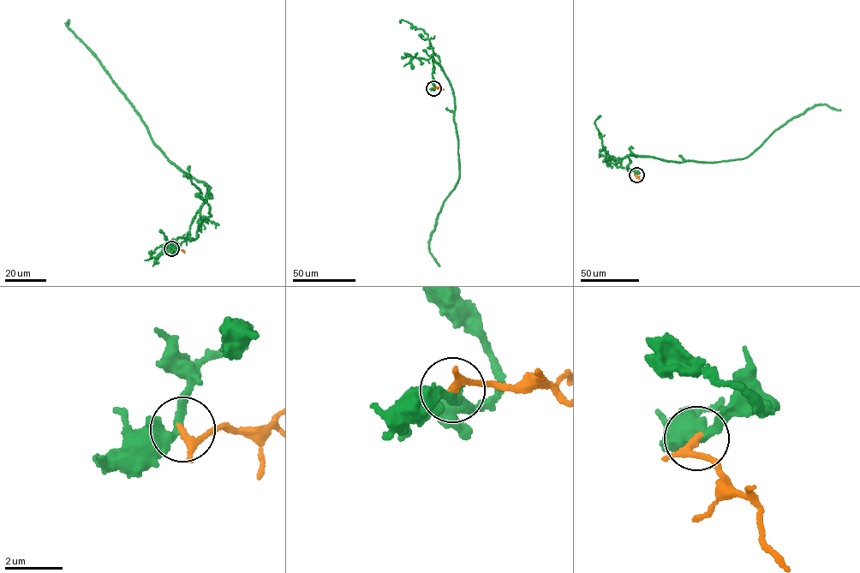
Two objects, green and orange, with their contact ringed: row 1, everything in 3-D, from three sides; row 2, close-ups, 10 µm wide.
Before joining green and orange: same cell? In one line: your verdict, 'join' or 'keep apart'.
keep apart

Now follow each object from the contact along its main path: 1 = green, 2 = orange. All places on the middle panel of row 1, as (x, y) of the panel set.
1: (433, 88), (432, 59), (453, 91), (459, 176), (444, 202), (429, 242), (429, 252), (439, 265)
2: (433, 88), (444, 89)

